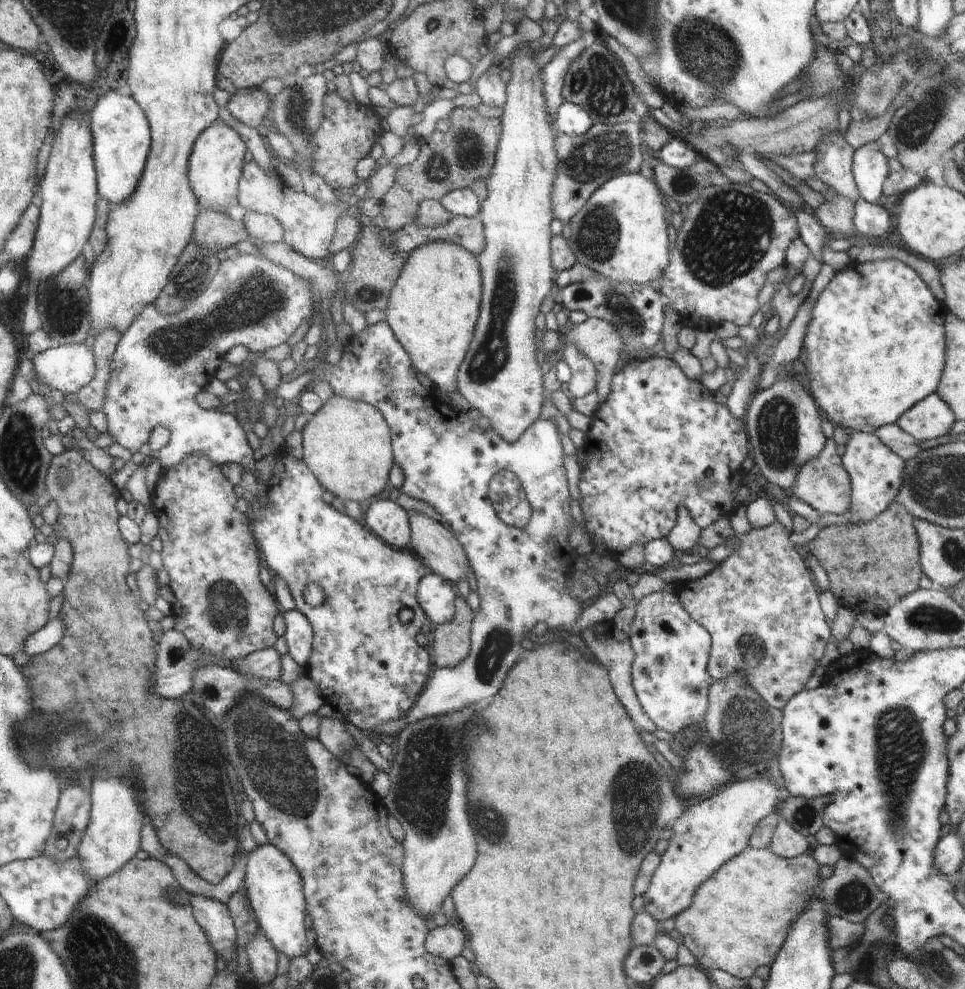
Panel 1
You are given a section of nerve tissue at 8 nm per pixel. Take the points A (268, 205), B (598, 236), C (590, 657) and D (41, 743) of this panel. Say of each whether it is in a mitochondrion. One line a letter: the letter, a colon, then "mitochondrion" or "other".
A: other
B: mitochondrion
C: other
D: mitochondrion

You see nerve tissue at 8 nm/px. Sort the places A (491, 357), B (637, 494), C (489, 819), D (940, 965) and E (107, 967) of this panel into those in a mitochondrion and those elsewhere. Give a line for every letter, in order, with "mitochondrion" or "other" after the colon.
A: mitochondrion
B: mitochondrion
C: mitochondrion
D: mitochondrion
E: mitochondrion

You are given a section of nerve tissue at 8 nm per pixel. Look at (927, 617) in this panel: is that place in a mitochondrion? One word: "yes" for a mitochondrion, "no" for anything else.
yes

